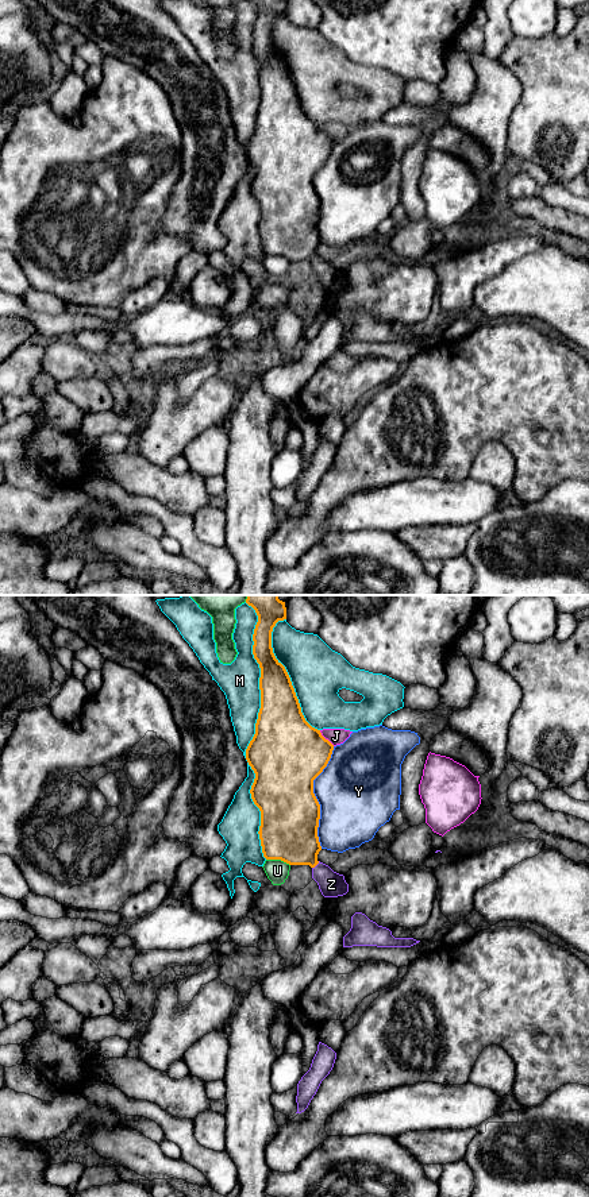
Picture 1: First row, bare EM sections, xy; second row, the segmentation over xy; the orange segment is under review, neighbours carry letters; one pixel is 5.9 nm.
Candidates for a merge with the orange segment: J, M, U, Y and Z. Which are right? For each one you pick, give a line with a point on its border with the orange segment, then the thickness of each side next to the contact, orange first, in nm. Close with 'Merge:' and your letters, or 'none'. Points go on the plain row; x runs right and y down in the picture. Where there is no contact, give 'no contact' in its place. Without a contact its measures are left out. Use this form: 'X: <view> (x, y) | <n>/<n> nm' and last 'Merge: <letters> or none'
Z: xy (315, 261) | 340/160 nm
Merge: Z

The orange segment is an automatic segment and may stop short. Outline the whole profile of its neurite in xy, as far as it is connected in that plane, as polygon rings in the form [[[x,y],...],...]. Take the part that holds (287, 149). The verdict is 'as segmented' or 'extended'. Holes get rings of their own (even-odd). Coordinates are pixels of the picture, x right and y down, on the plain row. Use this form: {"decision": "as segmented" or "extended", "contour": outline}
{"decision": "extended", "contour": [[[249,0],[257,11],[258,18],[253,30],[253,50],[261,63],[259,85],[261,104],[255,119],[255,130],[246,144],[246,155],[255,169],[250,189],[254,200],[261,206],[259,235],[266,255],[281,255],[289,260],[309,260],[312,274],[317,278],[324,293],[338,293],[349,287],[349,279],[343,270],[334,267],[328,260],[317,255],[322,246],[317,223],[320,215],[320,200],[313,189],[313,175],[327,162],[334,140],[326,135],[320,126],[312,123],[304,113],[294,84],[285,62],[276,54],[272,43],[272,27],[278,16],[286,15],[285,0]]]}

